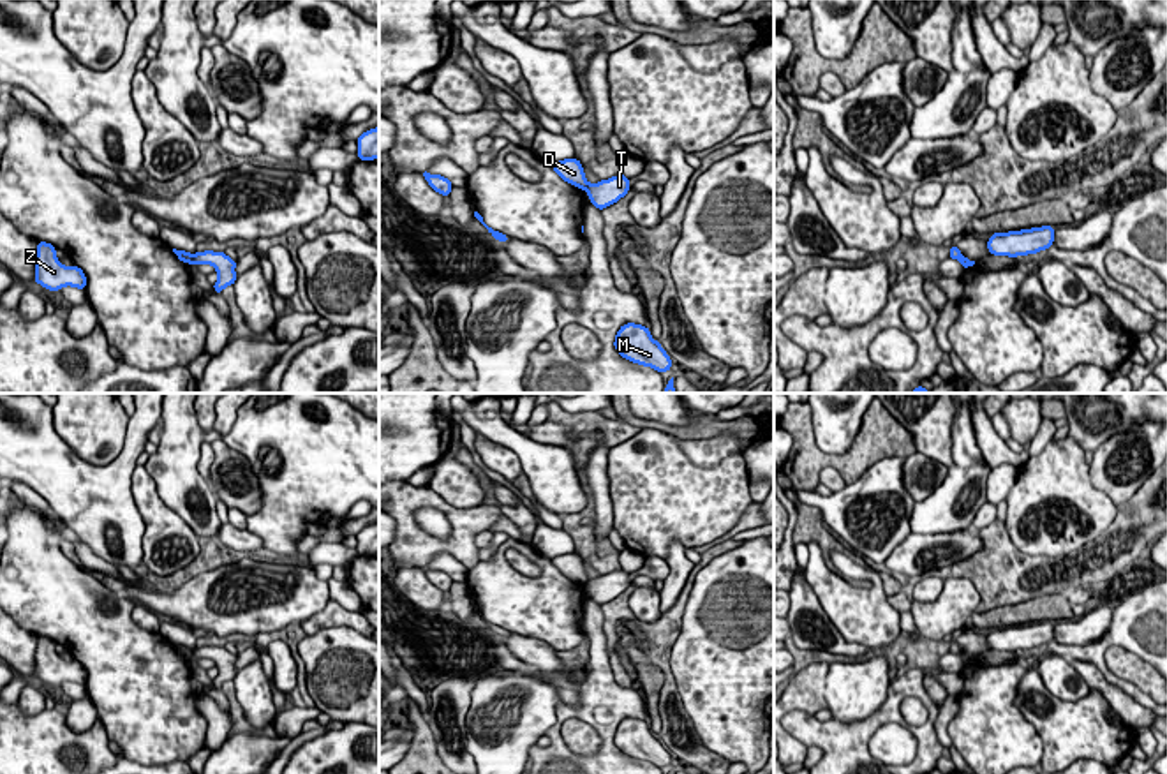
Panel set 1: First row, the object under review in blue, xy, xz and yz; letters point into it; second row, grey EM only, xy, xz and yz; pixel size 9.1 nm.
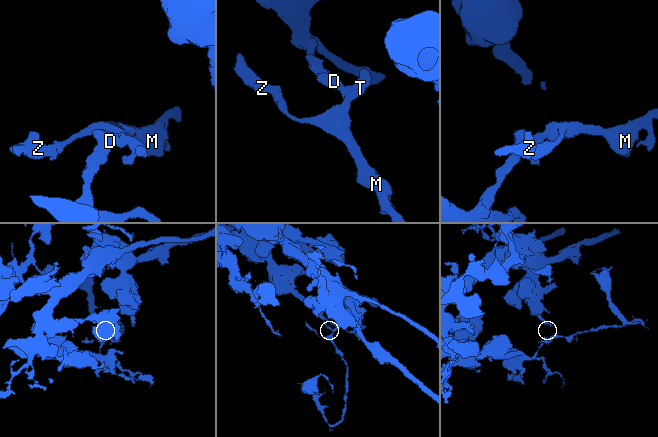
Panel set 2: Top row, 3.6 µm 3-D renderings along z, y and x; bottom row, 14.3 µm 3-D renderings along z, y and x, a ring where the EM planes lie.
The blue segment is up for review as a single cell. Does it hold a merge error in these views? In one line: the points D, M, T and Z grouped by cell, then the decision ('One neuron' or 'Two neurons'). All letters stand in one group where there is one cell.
Groups: D / M T Z. Two neurons

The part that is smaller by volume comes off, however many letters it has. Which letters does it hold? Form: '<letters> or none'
M, T, Z

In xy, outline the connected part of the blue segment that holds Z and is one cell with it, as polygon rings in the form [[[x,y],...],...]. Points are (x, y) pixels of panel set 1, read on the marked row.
[[[48,242],[37,243],[37,256],[35,256],[35,277],[33,282],[41,284],[42,287],[49,291],[60,291],[65,286],[86,289],[86,275],[85,272],[72,264],[63,266],[56,259],[56,249],[55,245]]]

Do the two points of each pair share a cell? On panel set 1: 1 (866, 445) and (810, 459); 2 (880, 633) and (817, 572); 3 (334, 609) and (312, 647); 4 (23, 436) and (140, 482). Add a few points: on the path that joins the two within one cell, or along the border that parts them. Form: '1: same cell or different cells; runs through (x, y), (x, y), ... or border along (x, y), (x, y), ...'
1: same cell; runs through (852, 459), (824, 461)
2: same cell; runs through (864, 617), (829, 587)
3: different cells; border along (360, 632), (349, 626), (328, 626), (307, 635)
4: different cells; border along (136, 464), (131, 475), (131, 496), (143, 519)

